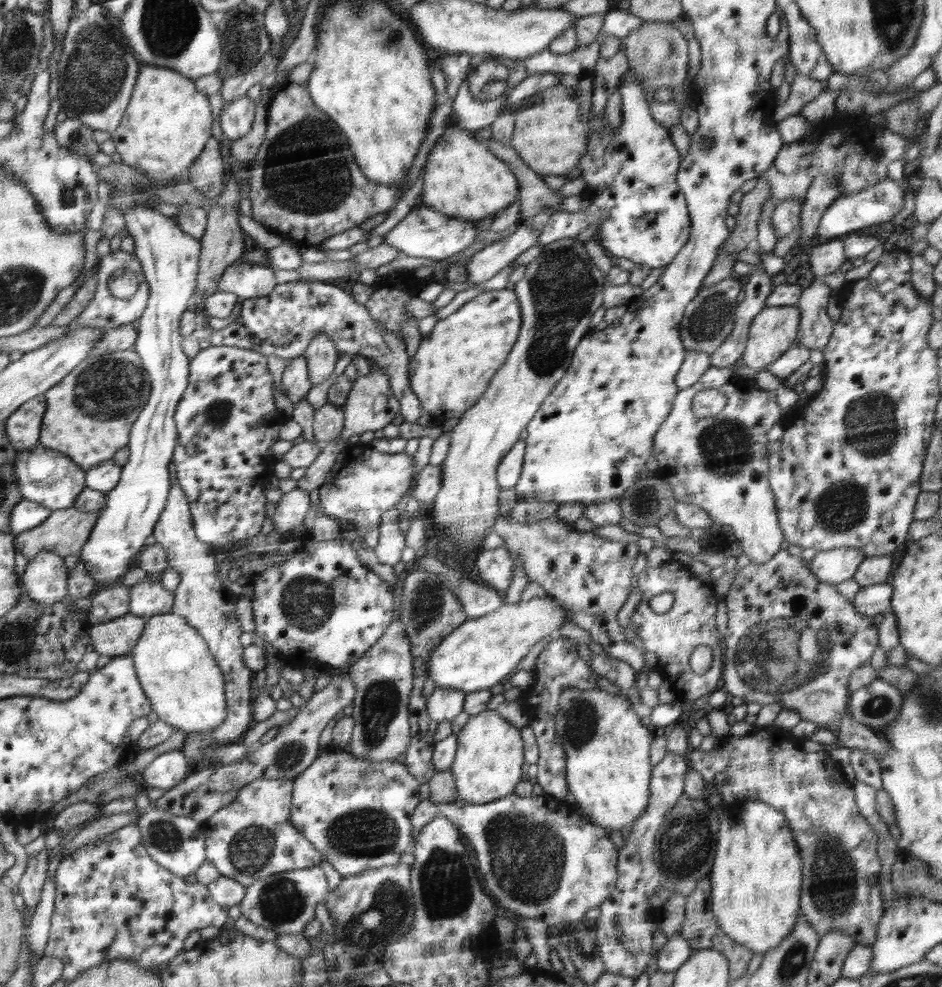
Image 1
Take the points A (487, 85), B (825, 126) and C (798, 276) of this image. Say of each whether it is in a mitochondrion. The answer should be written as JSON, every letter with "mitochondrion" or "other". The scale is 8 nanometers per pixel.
{"A":"mitochondrion","B":"other","C":"other"}

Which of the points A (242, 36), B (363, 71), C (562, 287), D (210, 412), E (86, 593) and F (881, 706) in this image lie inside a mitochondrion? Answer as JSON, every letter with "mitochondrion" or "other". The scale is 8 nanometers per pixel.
{"A":"mitochondrion","B":"other","C":"mitochondrion","D":"mitochondrion","E":"other","F":"mitochondrion"}

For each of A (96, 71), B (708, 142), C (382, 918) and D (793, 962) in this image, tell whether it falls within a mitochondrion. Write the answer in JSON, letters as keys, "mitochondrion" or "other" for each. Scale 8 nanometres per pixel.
{"A":"mitochondrion","B":"other","C":"mitochondrion","D":"mitochondrion"}

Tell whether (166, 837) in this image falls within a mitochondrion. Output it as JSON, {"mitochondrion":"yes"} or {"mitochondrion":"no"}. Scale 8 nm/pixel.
{"mitochondrion":"yes"}

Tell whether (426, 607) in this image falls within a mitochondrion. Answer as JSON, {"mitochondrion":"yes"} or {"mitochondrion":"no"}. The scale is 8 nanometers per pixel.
{"mitochondrion":"yes"}

